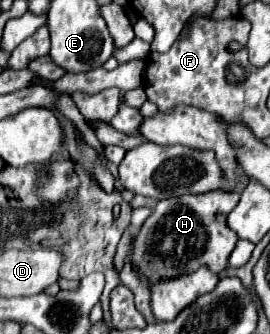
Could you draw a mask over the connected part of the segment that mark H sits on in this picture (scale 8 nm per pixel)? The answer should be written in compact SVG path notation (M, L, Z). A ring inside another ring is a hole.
M221 189L201 195L161 199L133 241L131 261L135 263L137 271L147 279L147 283L155 279L179 277L195 271L201 265L209 265L209 269L215 273L223 271L237 243L237 233L233 233L227 225L227 215L237 203L237 191Z

